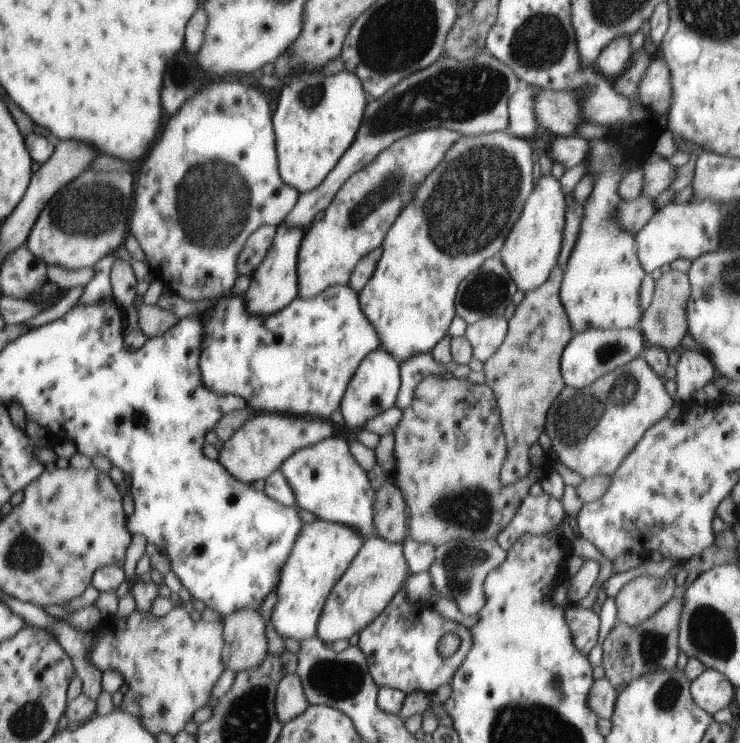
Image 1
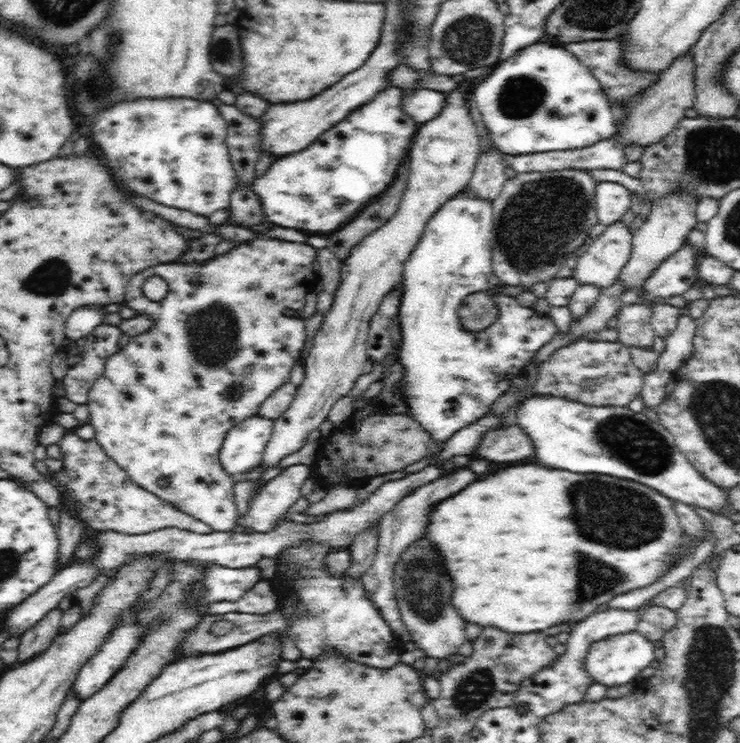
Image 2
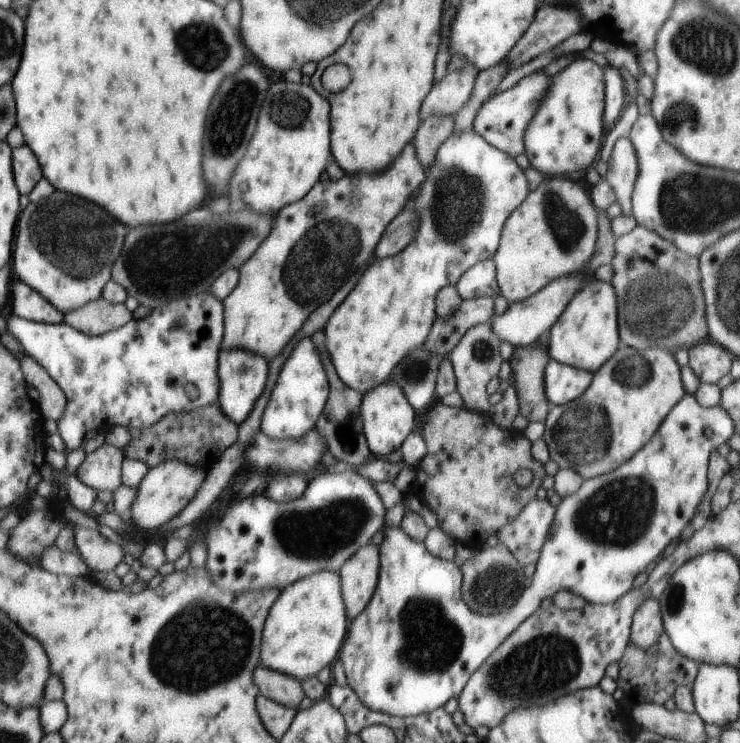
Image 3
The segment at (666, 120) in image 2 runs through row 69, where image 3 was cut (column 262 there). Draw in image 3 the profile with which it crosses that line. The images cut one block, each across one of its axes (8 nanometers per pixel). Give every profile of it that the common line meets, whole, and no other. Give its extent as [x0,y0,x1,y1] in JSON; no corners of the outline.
[253,665,305,712]

